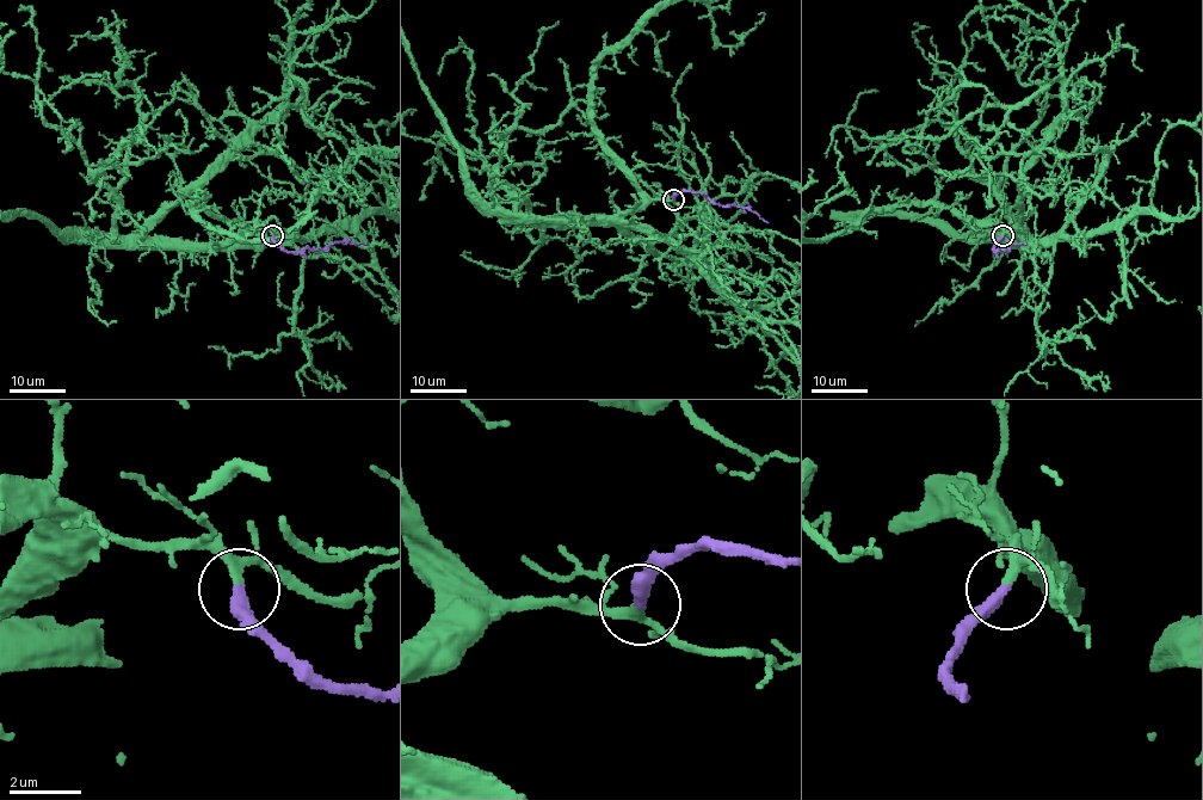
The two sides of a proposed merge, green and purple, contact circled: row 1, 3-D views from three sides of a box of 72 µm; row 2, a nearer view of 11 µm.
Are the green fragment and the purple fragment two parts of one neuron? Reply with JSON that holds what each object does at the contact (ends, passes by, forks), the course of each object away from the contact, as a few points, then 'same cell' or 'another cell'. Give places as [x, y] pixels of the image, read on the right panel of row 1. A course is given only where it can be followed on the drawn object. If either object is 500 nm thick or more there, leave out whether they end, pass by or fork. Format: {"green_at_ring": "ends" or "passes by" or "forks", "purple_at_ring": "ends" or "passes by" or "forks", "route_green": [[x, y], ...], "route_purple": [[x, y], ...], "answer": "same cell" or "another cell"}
{"green_at_ring": "forks", "purple_at_ring": "ends", "route_green": [[1003, 235], [1003, 228], [1023, 242], [1022, 172], [1063, 109], [1056, 78], [1010, 112], [978, 154], [1011, 308]], "route_purple": [[1003, 235], [994, 251], [1009, 248], [1010, 241], [1025, 244]], "answer": "same cell"}

